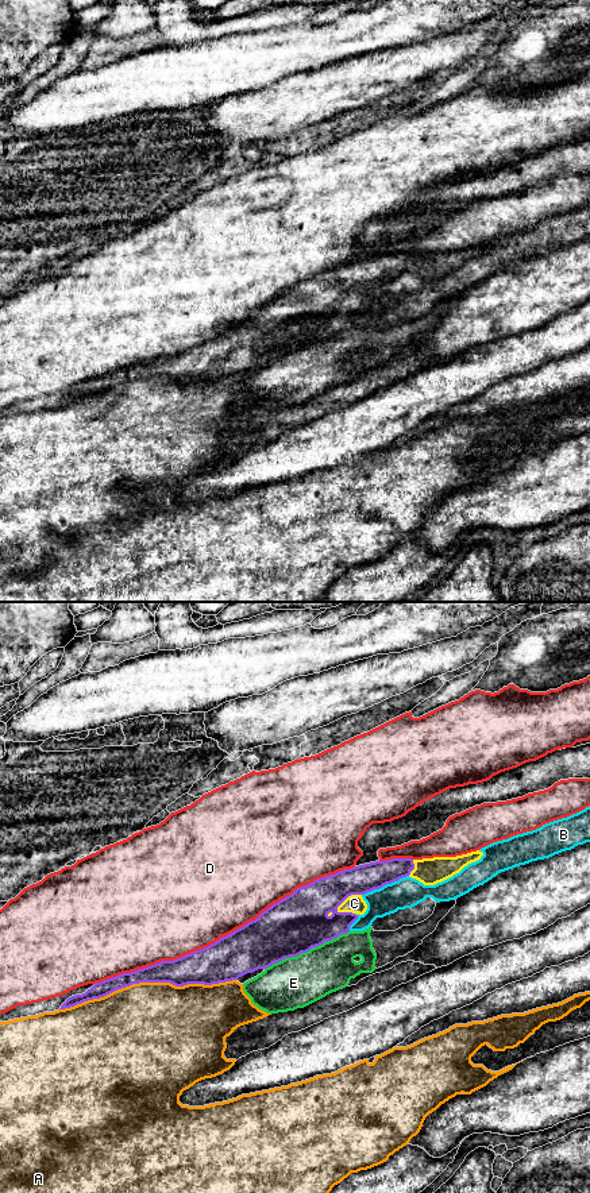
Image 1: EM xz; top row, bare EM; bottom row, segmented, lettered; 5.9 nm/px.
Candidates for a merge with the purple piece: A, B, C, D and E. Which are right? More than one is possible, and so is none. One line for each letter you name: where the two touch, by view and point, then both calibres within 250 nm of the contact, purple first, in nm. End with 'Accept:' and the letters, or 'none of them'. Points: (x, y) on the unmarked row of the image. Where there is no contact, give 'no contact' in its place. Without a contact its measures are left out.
C: meets purple in xz at (347, 292); 260 nm thick on the purple side, 110 nm on the other
Accept: C

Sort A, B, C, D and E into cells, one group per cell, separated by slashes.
A / B / C / D / E

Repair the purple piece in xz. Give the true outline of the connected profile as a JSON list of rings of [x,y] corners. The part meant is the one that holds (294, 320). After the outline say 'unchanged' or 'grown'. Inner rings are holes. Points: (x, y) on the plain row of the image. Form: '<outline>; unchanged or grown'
[[[477,246],[456,252],[392,254],[317,274],[297,283],[255,316],[208,343],[96,378],[85,389],[69,393],[59,405],[104,393],[139,378],[170,378],[184,382],[238,375],[347,329],[350,321],[367,305],[362,293],[365,289],[406,271],[424,281],[435,281],[482,251],[483,248]]]; grown

